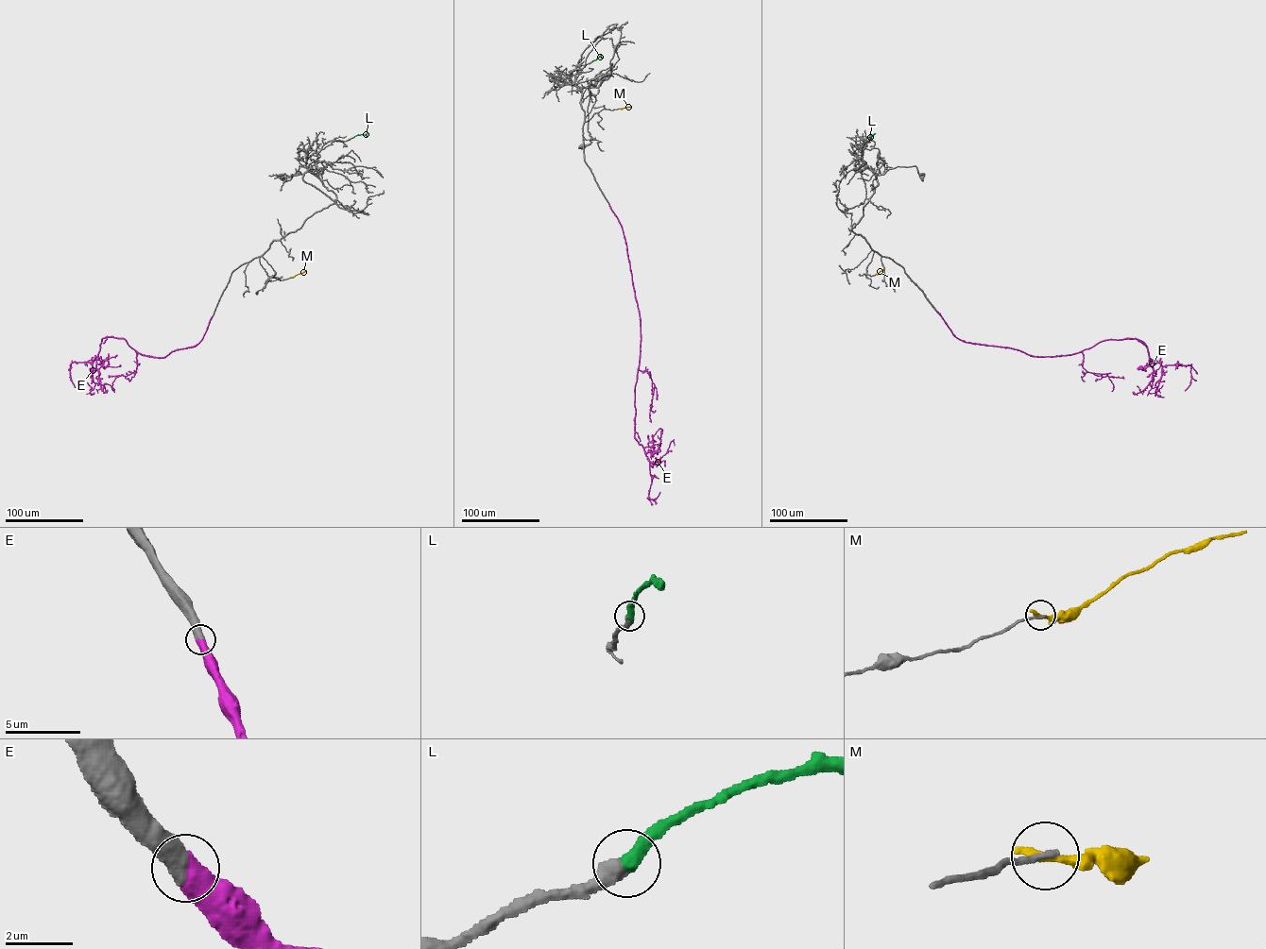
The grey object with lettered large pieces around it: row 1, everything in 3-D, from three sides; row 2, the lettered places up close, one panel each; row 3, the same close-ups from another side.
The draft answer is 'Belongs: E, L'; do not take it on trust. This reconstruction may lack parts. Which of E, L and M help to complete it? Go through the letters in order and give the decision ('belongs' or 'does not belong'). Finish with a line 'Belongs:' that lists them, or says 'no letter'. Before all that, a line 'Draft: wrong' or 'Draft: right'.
Draft: right
E: belongs
L: belongs
M: does not belong
Belongs: E, L

